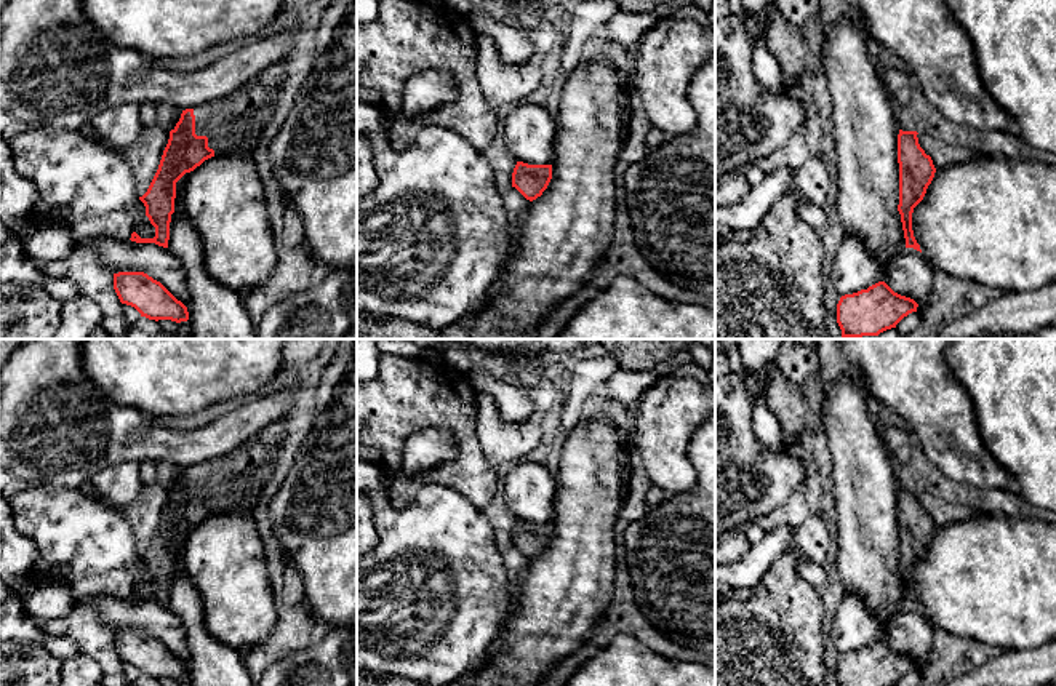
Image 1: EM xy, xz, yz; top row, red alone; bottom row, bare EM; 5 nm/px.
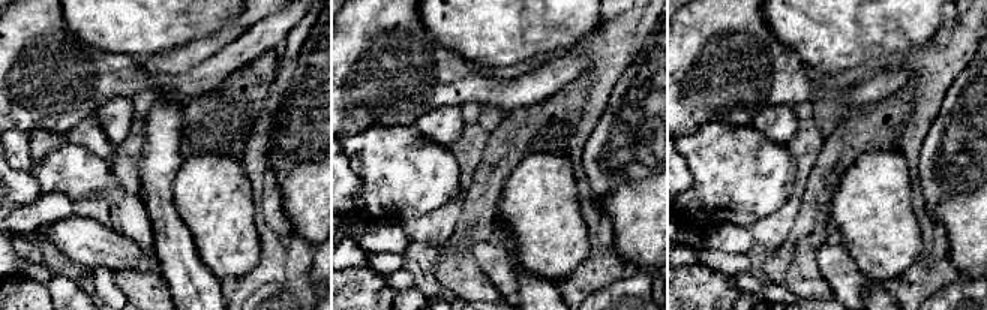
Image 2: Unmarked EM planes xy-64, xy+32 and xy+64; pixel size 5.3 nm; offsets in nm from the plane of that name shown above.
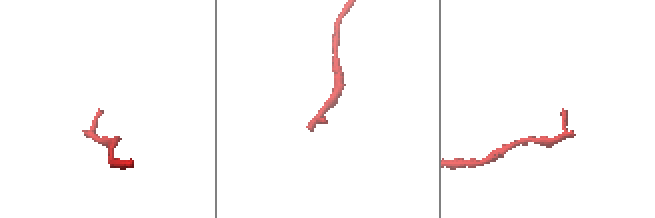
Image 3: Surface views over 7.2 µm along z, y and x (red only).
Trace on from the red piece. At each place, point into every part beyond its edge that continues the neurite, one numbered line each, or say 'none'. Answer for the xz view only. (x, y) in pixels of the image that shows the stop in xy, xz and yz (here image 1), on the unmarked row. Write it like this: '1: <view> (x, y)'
none

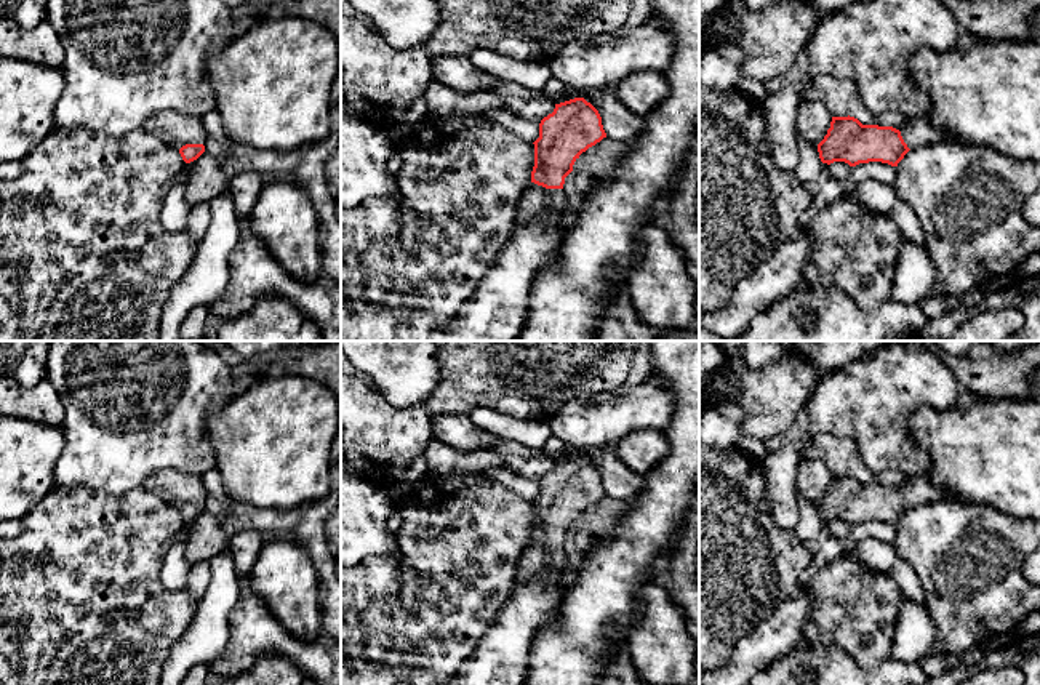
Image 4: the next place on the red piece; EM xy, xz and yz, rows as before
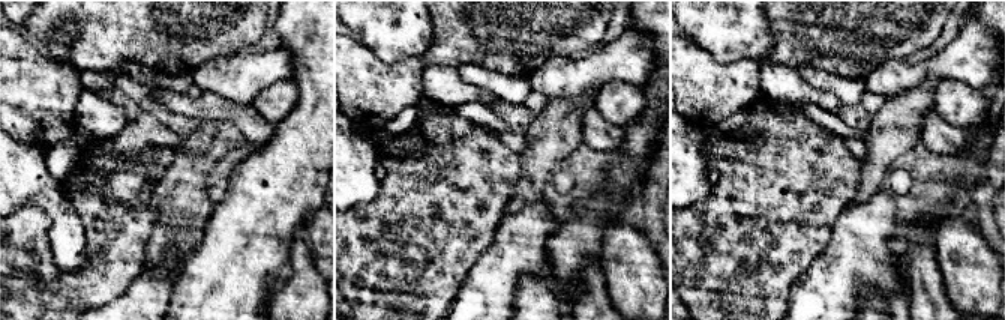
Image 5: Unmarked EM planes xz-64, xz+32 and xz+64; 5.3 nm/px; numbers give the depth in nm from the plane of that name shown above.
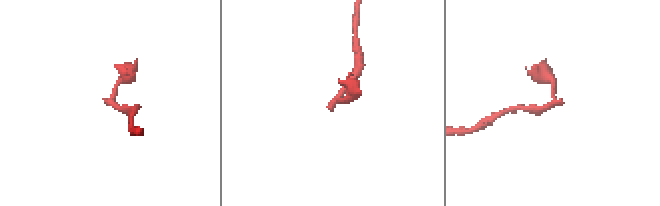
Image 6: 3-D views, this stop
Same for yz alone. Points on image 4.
1: yz (919, 488)

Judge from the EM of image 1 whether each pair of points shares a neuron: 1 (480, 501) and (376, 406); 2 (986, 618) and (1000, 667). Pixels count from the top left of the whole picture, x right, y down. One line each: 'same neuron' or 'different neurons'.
1: same neuron
2: different neurons

